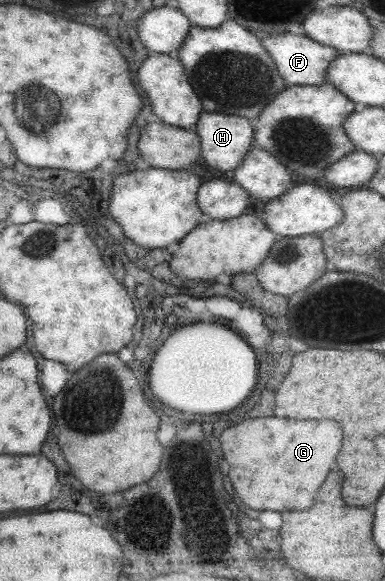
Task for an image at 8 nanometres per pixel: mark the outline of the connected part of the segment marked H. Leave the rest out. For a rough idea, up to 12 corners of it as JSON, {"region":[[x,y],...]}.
{"region":[[204,111],[192,130],[218,171],[240,165],[254,133],[245,117]]}

